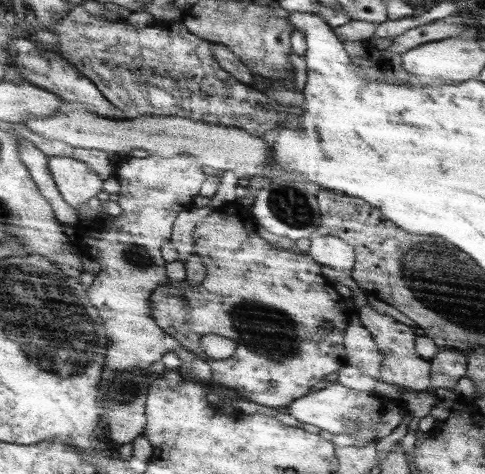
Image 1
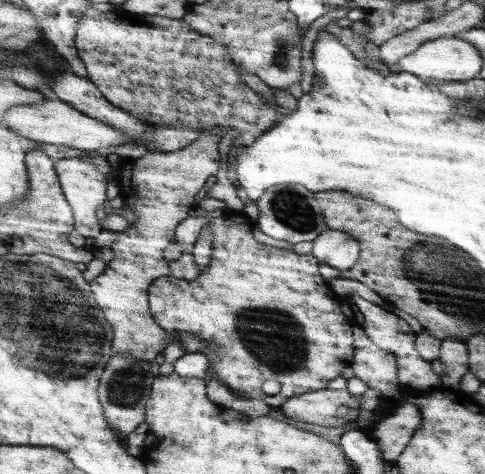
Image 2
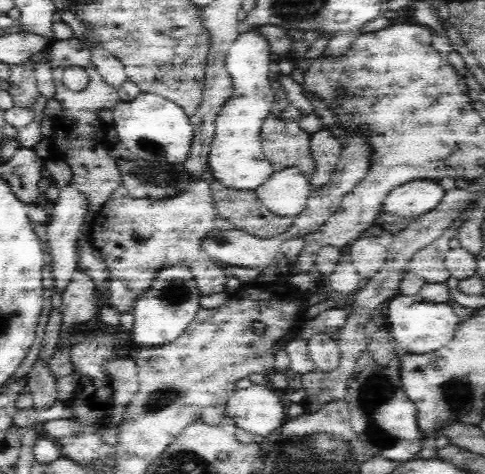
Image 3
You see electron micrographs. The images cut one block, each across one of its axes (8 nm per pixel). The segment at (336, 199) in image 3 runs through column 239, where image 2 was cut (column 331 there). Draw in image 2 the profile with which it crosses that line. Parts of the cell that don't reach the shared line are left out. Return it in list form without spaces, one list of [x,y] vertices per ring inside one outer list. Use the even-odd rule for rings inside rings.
[[[327,230],[315,242],[313,256],[347,274],[347,270],[351,270],[361,256],[361,242],[347,232]]]

